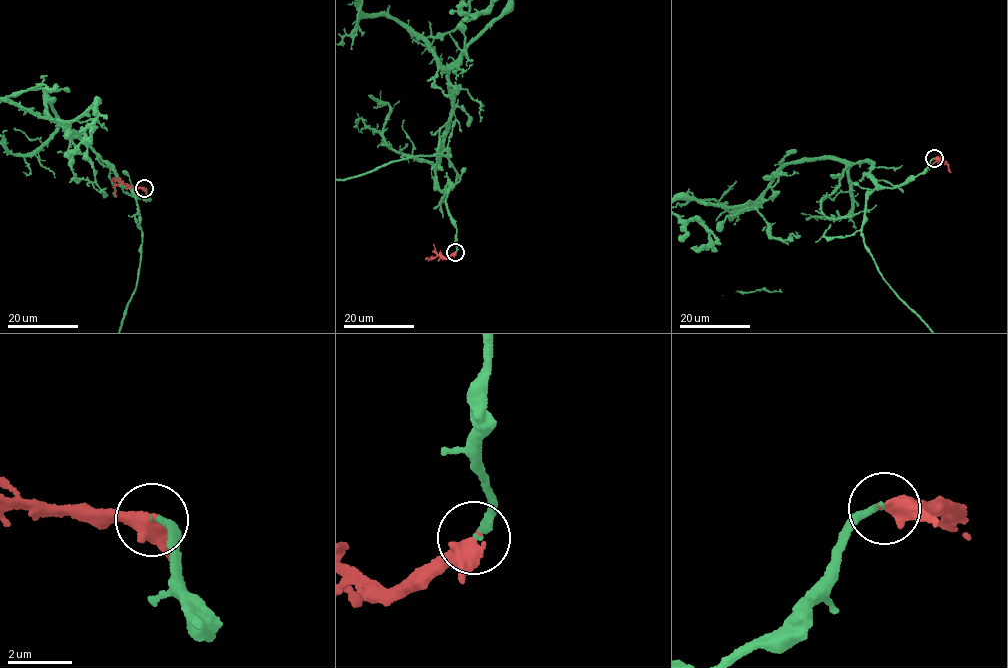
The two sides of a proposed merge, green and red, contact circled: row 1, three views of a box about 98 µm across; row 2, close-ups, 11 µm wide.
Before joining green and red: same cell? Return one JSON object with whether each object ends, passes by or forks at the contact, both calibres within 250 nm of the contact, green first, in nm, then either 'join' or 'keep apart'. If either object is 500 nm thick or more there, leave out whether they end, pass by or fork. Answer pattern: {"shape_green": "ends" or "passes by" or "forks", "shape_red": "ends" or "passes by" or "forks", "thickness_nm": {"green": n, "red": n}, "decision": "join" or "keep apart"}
{"shape_green": "ends", "shape_red": "passes by", "thickness_nm": {"green": 220, "red": 440}, "decision": "join"}

